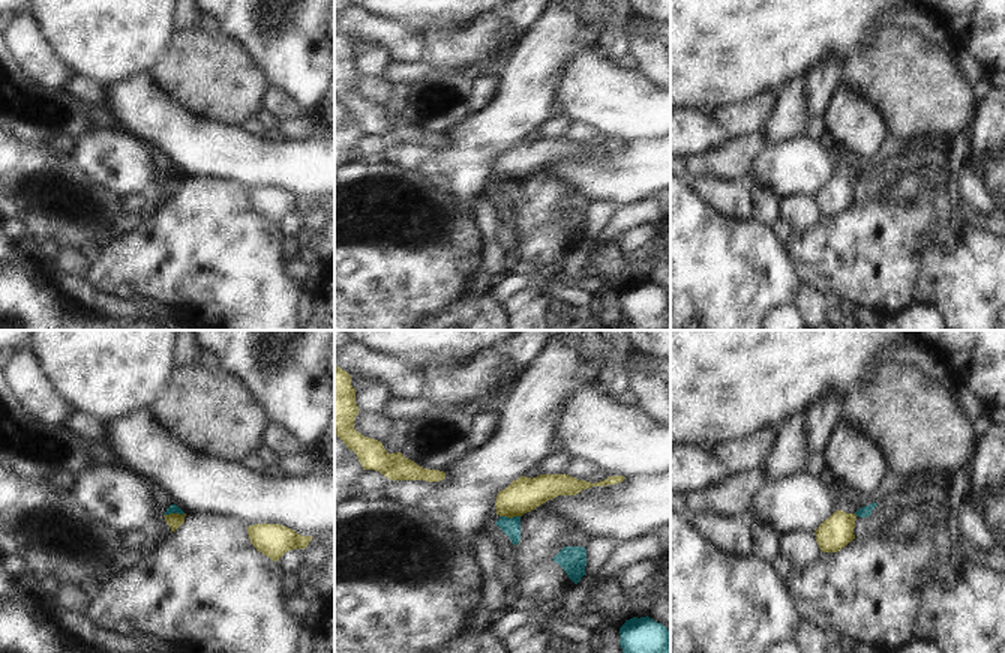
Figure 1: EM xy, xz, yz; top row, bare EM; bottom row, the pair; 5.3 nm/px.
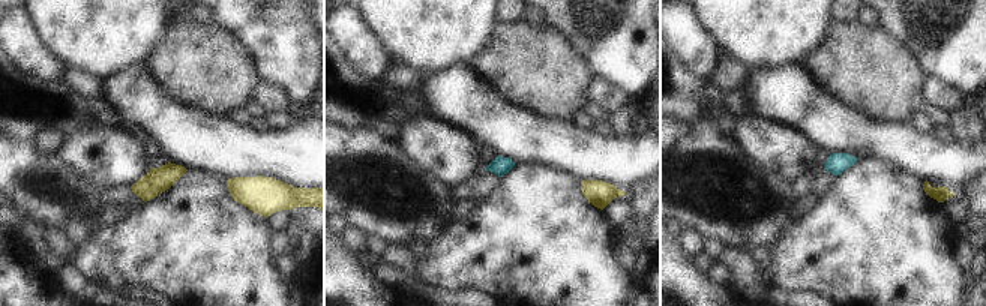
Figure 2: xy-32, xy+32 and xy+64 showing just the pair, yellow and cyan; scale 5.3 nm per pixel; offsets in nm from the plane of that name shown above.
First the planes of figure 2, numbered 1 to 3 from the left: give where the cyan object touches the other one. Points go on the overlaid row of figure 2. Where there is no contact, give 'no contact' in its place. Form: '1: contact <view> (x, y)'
1: no contact
2: no contact
3: no contact

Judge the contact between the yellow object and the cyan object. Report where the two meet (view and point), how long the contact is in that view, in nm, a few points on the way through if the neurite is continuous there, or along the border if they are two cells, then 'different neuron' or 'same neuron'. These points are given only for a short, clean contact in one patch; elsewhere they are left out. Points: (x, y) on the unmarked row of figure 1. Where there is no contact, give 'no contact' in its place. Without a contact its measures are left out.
xz (510, 180) | 110 nm | along xz (500, 179), (519, 180) | different neuron

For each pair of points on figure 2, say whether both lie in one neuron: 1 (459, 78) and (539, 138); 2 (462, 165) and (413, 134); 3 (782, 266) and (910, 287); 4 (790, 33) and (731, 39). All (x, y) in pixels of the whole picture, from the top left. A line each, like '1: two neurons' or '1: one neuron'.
1: one neuron
2: one neuron
3: one neuron
4: one neuron

